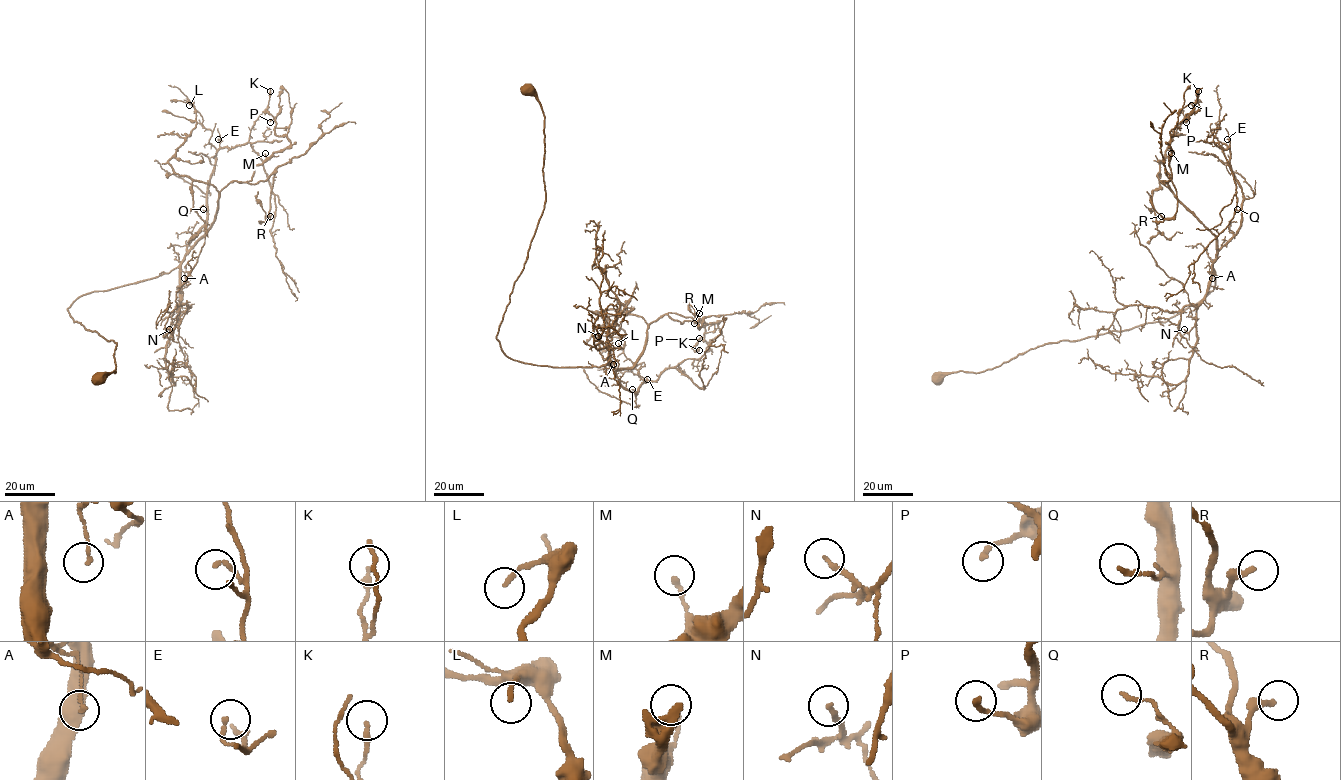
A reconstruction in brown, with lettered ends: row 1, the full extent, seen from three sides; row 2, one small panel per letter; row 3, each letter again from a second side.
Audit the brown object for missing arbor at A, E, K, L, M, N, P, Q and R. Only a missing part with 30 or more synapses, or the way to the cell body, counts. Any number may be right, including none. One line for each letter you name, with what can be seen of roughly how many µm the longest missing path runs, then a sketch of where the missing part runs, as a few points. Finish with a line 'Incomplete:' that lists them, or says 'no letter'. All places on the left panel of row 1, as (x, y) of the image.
Incomplete: no letter

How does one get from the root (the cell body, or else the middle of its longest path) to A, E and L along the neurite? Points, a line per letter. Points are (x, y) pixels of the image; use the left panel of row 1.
A: (100, 379), (115, 372), (116, 343), (74, 322), (67, 309), (84, 294), (137, 283), (177, 268), (184, 278)
E: (100, 379), (115, 372), (116, 343), (74, 322), (67, 309), (84, 294), (179, 265), (206, 218), (218, 139)
L: (100, 379), (116, 343), (67, 309), (176, 268), (217, 211), (218, 191), (169, 163), (195, 127), (189, 105)

